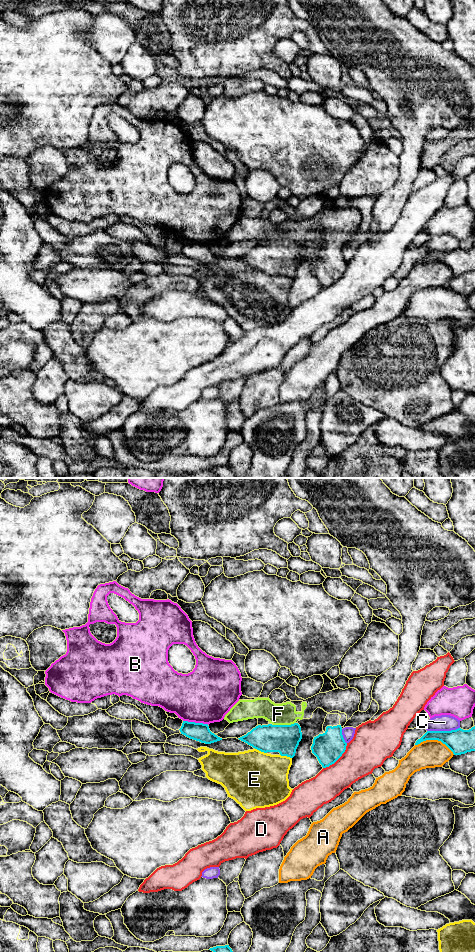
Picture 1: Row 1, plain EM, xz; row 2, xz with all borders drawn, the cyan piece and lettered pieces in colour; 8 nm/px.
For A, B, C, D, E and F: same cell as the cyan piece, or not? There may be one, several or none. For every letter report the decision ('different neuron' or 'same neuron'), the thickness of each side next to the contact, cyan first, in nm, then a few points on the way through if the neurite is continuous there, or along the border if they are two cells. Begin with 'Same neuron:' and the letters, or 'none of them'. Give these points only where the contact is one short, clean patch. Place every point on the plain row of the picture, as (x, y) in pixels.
Same neuron: F
A: different neuron | 200/220 nm
B: different neuron | 150/440 nm
C: different neuron | 200/130 nm
D: different neuron | 240/300 nm
E: different neuron | 220/460 nm
F: same neuron | 220/180 nm

